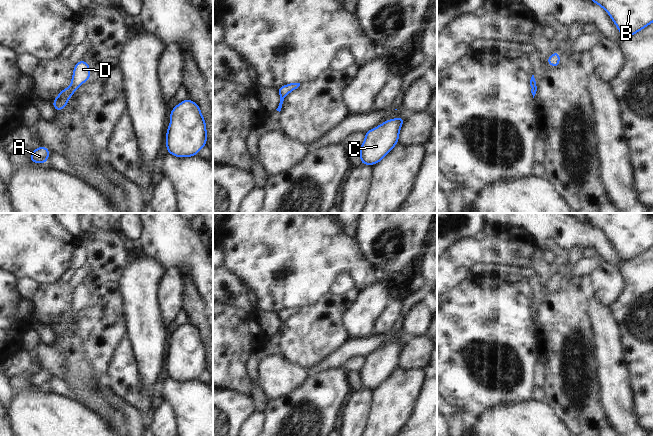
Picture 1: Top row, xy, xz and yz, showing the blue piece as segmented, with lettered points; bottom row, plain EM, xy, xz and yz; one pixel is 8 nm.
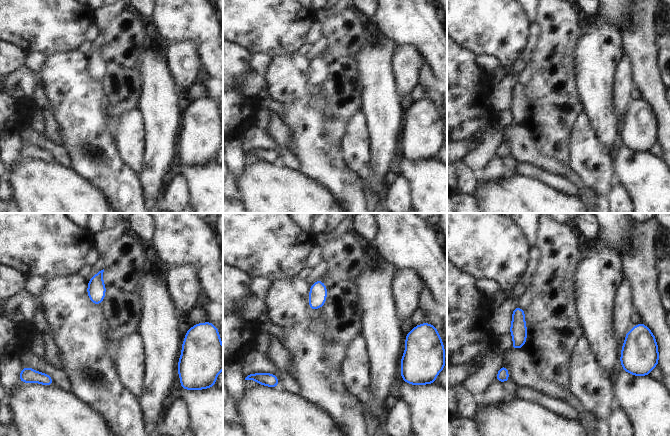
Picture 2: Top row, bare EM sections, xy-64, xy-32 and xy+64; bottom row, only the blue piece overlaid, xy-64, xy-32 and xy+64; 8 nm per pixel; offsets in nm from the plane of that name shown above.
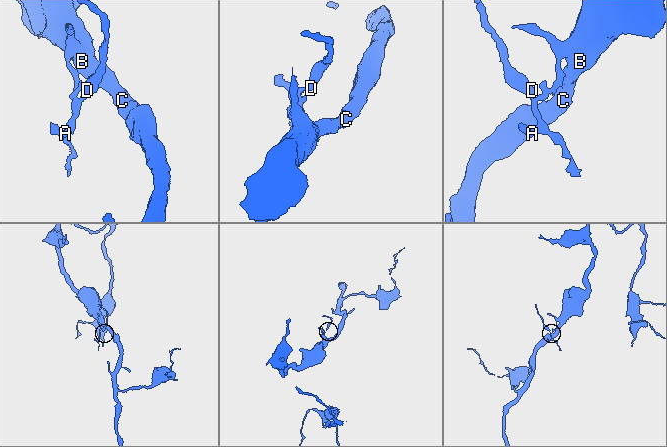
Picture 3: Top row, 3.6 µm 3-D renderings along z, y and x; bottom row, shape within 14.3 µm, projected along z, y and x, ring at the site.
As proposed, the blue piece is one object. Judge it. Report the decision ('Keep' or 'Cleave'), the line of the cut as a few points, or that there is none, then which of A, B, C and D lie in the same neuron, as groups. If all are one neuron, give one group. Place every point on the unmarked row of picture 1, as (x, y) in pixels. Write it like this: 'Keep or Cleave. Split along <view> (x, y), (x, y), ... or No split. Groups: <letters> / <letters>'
Keep. No split. Groups: A B C D

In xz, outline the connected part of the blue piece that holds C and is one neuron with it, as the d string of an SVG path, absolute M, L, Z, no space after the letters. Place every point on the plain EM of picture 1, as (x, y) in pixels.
M405 342L384 345L365 357L365 363L359 372L360 385L363 389L375 389L398 368L399 357Z

